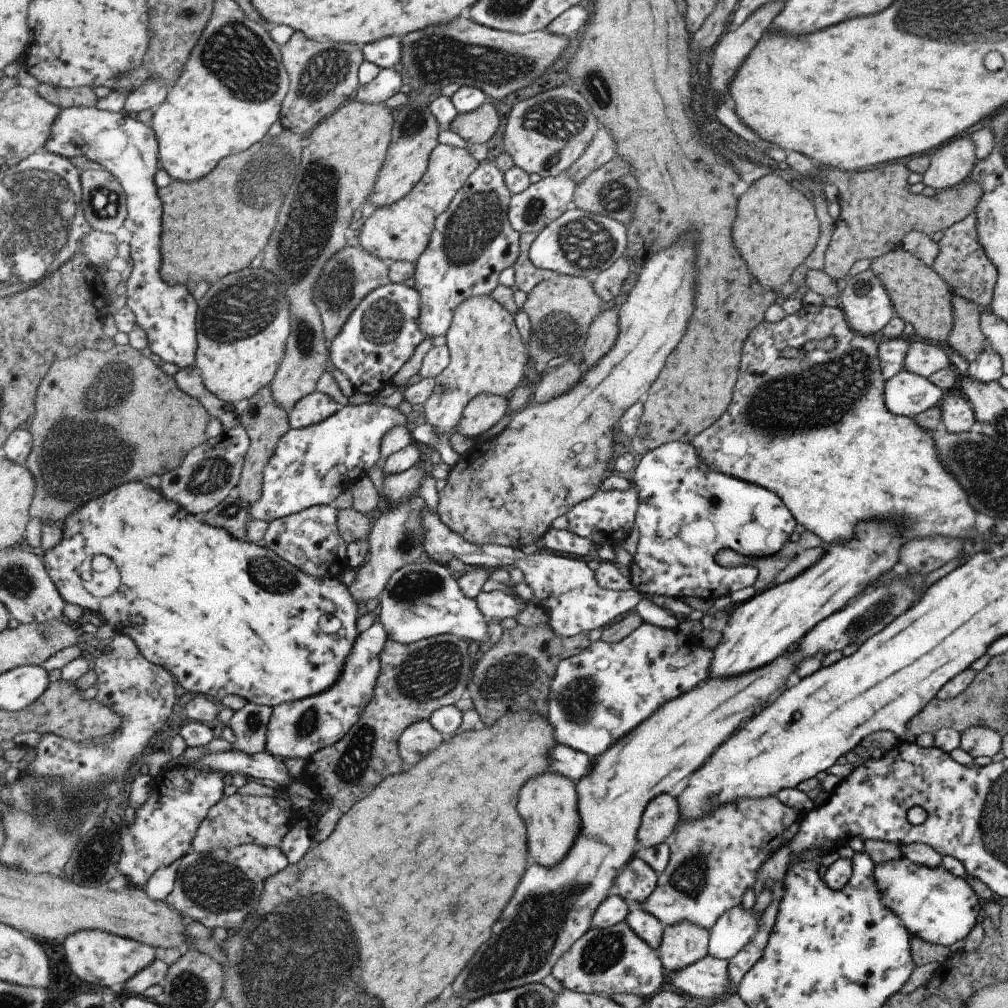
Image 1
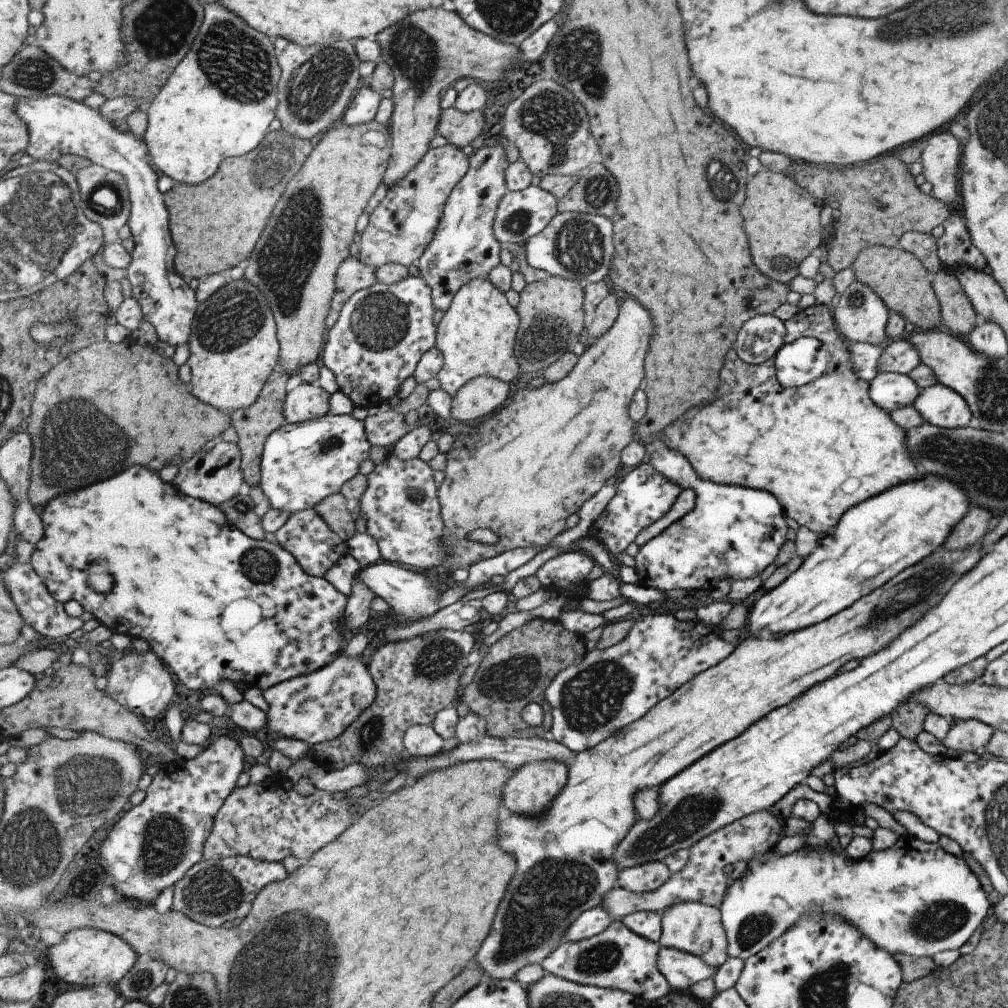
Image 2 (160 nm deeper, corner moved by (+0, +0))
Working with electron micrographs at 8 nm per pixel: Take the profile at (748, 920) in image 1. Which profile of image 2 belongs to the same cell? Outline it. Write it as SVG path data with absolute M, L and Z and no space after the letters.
M903 834L891 847L886 847L885 849L877 852L870 851L864 858L860 860L847 860L845 852L843 849L841 852L833 852L833 850L828 846L820 846L817 852L807 852L805 848L799 848L791 854L777 854L777 852L767 851L761 856L757 856L755 860L749 860L747 862L747 870L745 870L745 875L741 874L739 878L735 881L731 881L730 885L727 886L721 906L719 906L719 914L721 920L721 926L723 928L725 937L725 954L729 958L739 958L740 960L747 960L753 954L756 954L763 948L767 946L771 940L775 940L779 934L783 934L789 926L795 924L797 918L801 918L805 912L823 912L823 914L841 914L843 918L850 920L853 930L861 932L873 946L879 946L883 950L887 950L889 954L909 954L911 957L919 958L922 956L933 957L935 954L941 953L942 951L954 951L958 949L962 944L967 942L968 938L973 934L973 931L982 924L983 918L987 917L991 911L989 902L987 902L987 895L983 892L975 874L969 870L967 864L965 864L962 858L957 858L949 852L945 852L938 843L927 844L927 842L922 842L913 838L910 834Z

